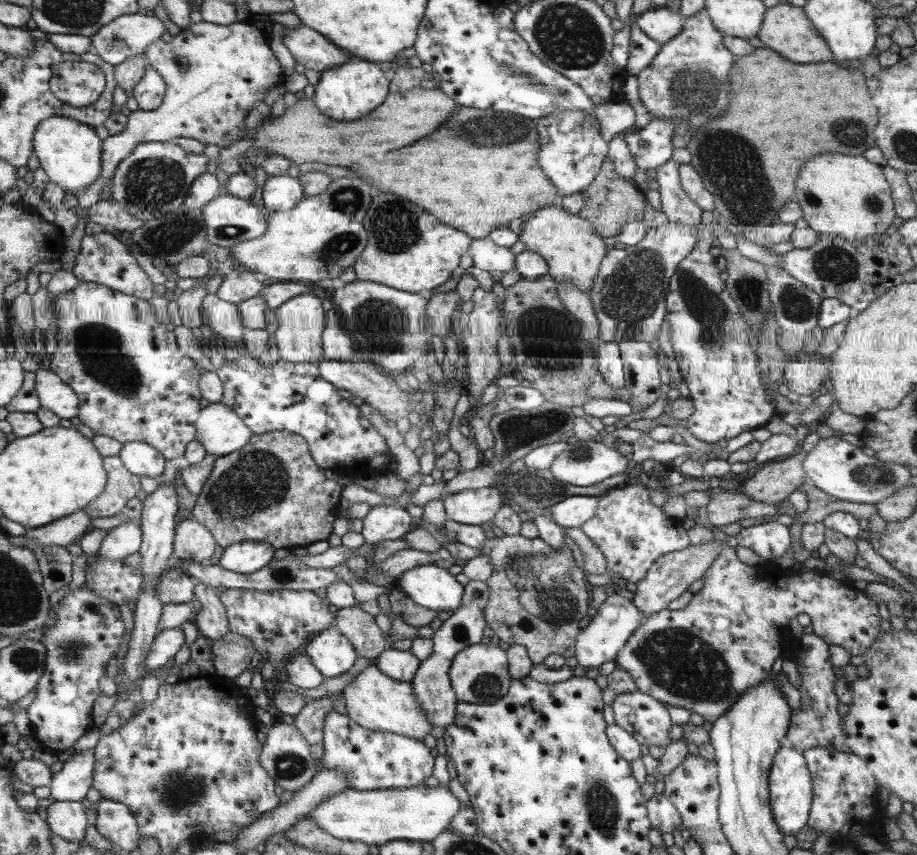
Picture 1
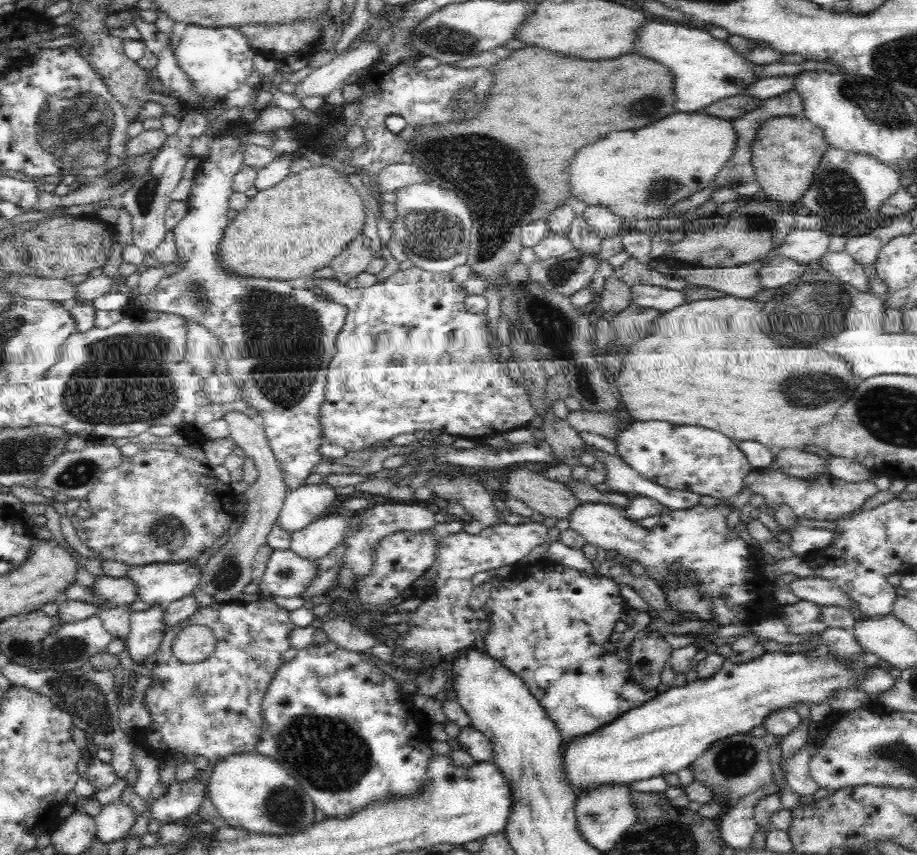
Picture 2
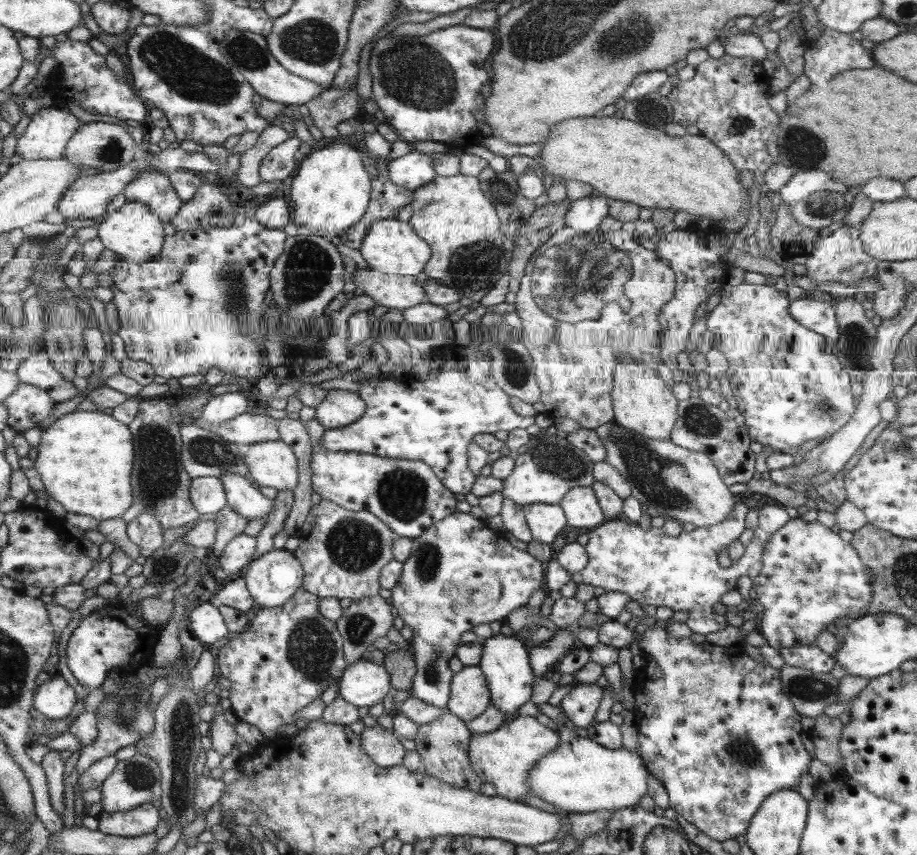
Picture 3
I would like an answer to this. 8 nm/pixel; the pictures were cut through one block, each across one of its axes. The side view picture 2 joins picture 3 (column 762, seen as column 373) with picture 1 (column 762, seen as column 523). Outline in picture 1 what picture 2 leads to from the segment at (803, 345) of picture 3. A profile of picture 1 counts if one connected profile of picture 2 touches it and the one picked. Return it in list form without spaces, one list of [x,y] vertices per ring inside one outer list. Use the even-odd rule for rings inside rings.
[[[669,160],[655,170],[659,187],[657,192],[661,200],[660,212],[665,214],[668,223],[693,225],[697,242],[669,280],[664,320],[669,324],[673,362],[678,367],[678,373],[689,391],[688,398],[694,406],[684,426],[697,440],[715,443],[718,440],[727,441],[745,430],[763,427],[773,414],[775,402],[769,400],[759,384],[755,354],[747,342],[751,328],[745,323],[745,317],[741,317],[731,295],[725,292],[723,280],[715,268],[713,228],[711,224],[700,223],[702,211],[680,186],[678,166]]]

